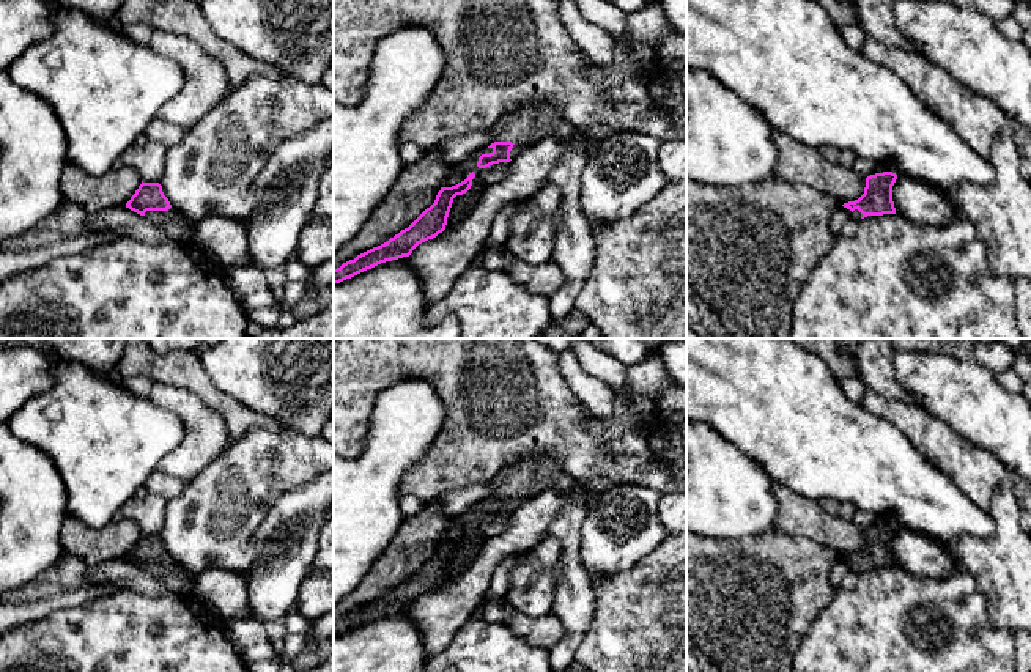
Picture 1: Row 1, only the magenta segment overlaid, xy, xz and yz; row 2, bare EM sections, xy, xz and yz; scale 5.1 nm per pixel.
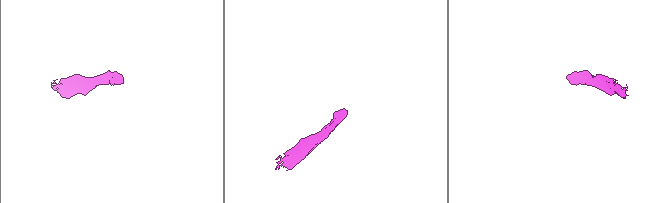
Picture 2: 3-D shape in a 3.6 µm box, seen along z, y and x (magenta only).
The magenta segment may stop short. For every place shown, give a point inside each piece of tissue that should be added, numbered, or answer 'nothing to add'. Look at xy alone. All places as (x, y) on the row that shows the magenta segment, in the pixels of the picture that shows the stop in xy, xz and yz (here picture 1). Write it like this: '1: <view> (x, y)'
1: xy (172, 216)

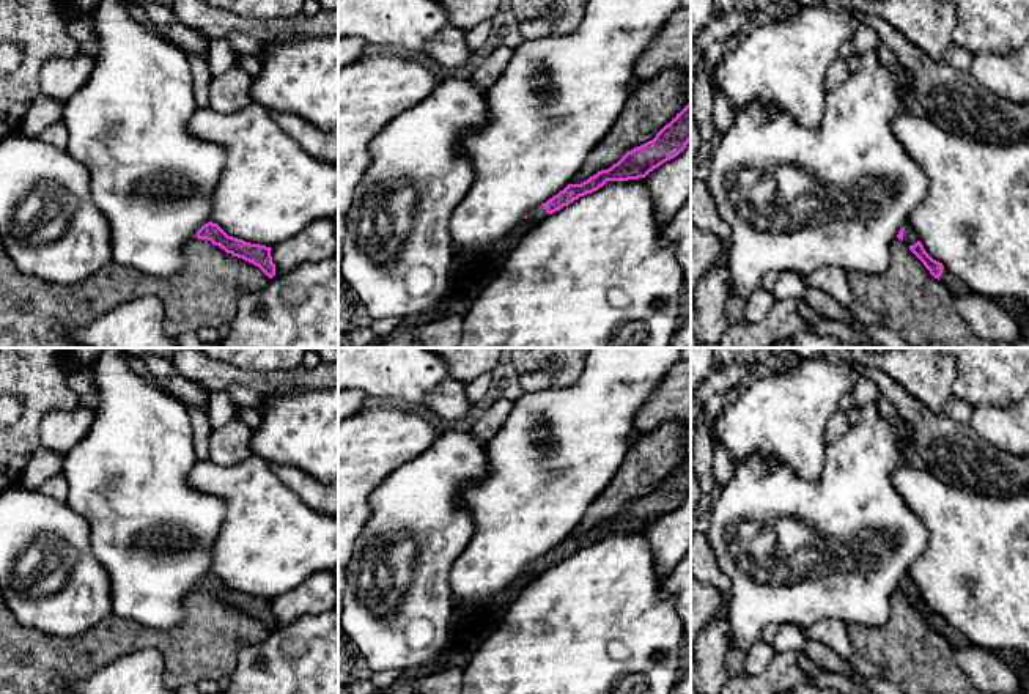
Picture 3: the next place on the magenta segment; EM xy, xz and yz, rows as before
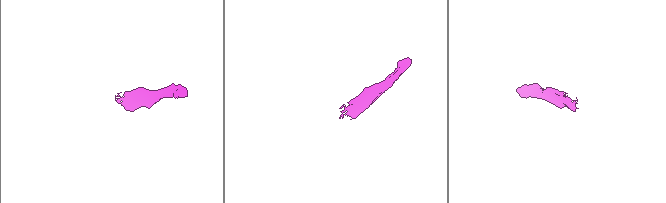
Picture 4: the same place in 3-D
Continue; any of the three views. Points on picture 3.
1: yz (910, 236)

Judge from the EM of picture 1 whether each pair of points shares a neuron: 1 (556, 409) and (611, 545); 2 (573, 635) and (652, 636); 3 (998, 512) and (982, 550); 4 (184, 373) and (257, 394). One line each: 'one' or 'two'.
1: two
2: two
3: one
4: two

